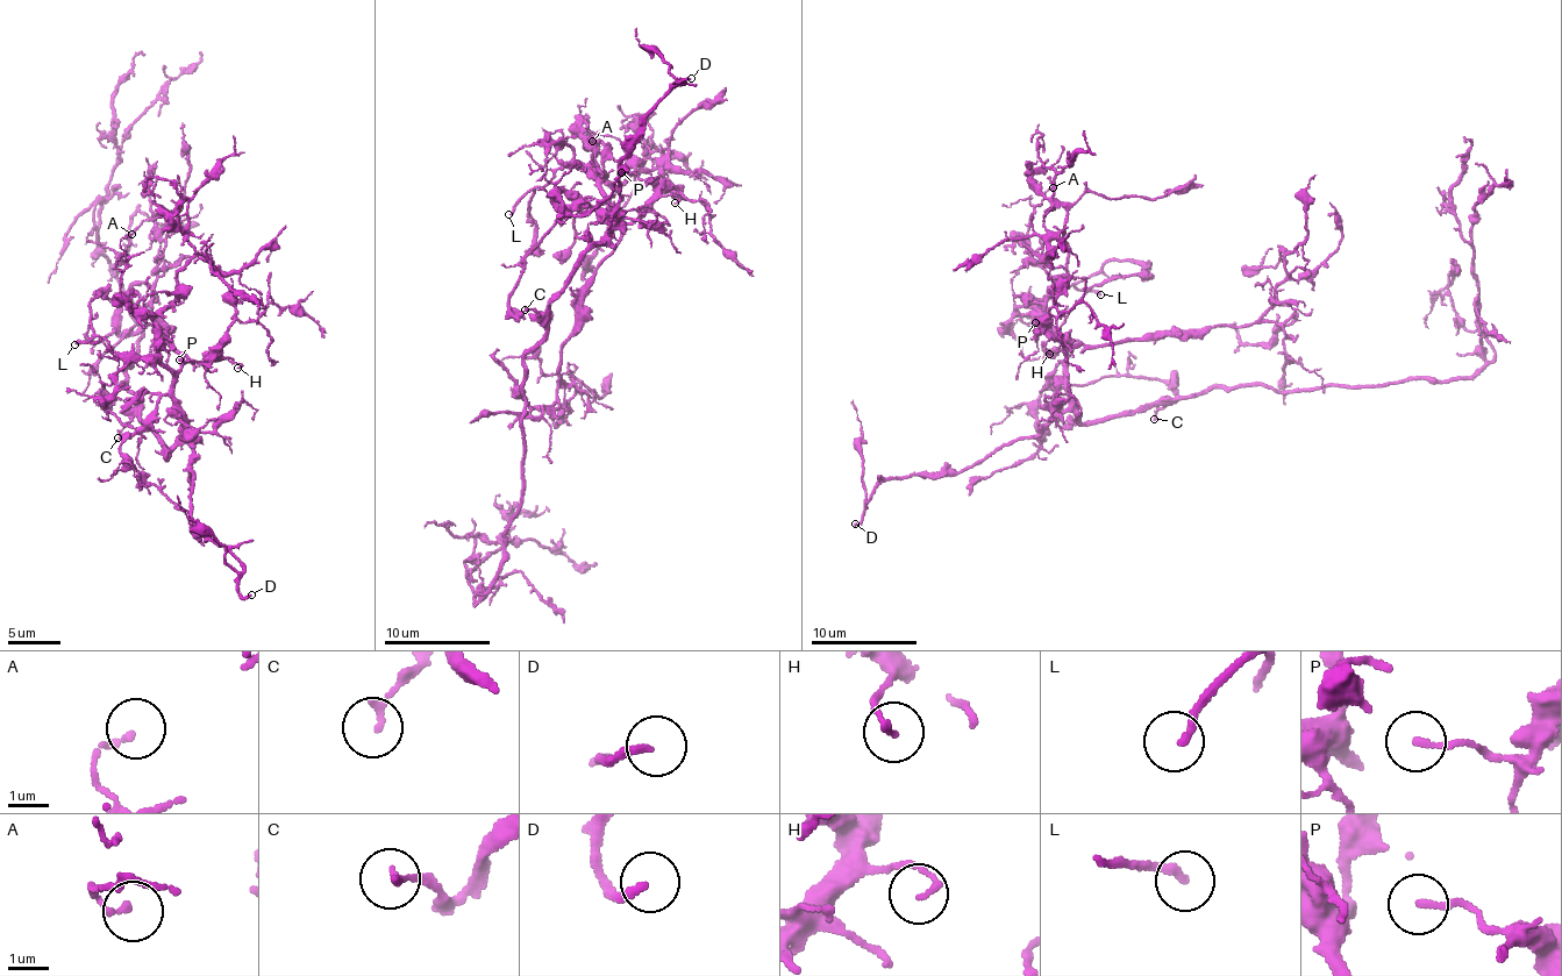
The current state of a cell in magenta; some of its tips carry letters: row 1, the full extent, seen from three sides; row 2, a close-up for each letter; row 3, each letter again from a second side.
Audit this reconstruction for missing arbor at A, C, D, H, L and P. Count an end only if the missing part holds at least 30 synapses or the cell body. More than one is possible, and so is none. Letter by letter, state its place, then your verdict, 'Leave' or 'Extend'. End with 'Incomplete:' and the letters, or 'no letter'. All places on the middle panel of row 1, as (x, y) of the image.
A: Place: (592, 141). Leave
C: Place: (525, 310). Leave
D: Place: (691, 78). Extend
H: Place: (675, 202). Leave
L: Place: (508, 214). Leave
P: Place: (621, 172). Leave
Incomplete: D

